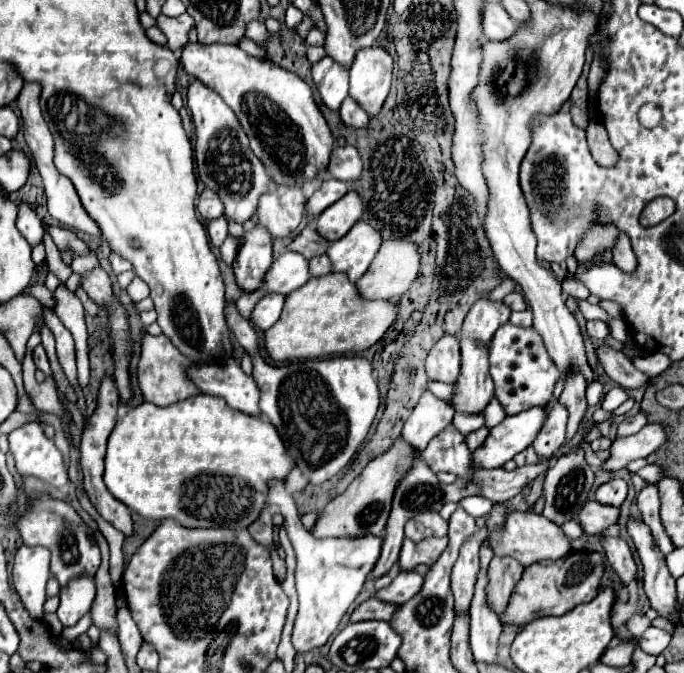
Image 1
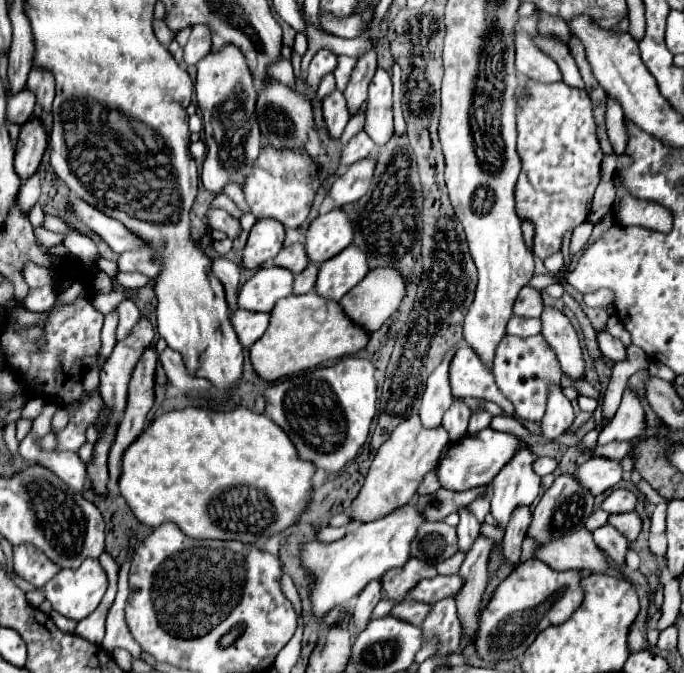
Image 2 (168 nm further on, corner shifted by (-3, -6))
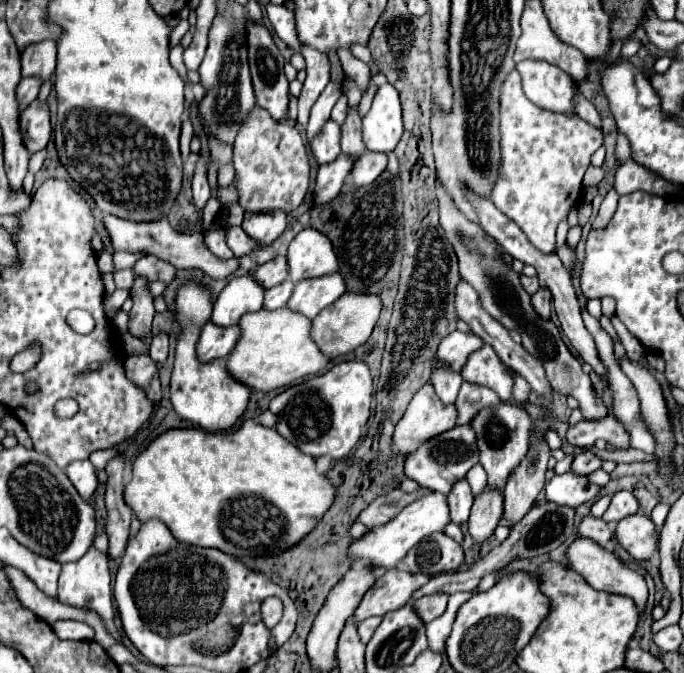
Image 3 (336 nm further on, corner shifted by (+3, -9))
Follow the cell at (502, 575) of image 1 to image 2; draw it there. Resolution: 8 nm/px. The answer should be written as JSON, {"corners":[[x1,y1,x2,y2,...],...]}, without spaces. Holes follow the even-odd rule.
{"corners":[[519,505,515,507,515,511,511,513,511,519,507,523,507,533,505,533,505,539,503,539,503,551,505,551,505,559,509,563,517,563,519,561,519,555,521,555,521,543,525,539,525,529,531,521,531,511,529,507,525,505]]}

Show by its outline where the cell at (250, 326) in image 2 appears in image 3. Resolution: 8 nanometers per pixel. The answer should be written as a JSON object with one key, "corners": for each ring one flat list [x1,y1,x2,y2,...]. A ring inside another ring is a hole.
{"corners":[[207,322,205,328,201,330,201,336,197,342,197,356,201,362,209,362,213,358,225,360,229,356,231,348,235,348,239,338,241,338,239,326,217,328,217,324]]}

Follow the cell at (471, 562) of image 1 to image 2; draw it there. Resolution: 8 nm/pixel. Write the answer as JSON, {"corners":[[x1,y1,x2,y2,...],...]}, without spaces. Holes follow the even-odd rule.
{"corners":[[469,507,457,509,459,513,459,525,457,525,457,537,459,537,459,551,467,551,469,545,473,545,475,535,479,535,481,523,473,517]]}

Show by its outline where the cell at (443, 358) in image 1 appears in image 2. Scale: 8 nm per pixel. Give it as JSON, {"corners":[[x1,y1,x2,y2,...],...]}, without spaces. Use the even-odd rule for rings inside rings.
{"corners":[[463,345,455,353,455,361,451,363,451,387,457,397,477,397,485,401,493,401,513,415,513,403,497,389,493,371,481,361,481,357,469,347]]}

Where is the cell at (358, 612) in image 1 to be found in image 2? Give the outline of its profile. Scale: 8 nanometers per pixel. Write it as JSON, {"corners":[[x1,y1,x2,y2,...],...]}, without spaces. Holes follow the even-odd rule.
{"corners":[[407,597,407,601,403,601,403,605,395,605,391,615,399,617,411,625,421,625,425,621,425,617,429,615,431,605,429,603,421,603,421,601,413,601]]}

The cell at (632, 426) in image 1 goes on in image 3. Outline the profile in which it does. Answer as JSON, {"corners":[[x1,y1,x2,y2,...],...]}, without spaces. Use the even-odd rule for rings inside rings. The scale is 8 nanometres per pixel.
{"corners":[[583,450,581,454,575,456,571,470,577,472,577,474,591,474,591,472,599,470,601,464,603,464,603,458,595,456,591,450]]}

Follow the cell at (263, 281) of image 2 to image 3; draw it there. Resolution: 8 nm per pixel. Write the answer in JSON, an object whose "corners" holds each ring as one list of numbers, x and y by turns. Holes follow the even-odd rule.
{"corners":[[251,274,233,278,215,300,211,322,215,322,217,326,239,324,243,314,261,310,263,300,265,288]]}

